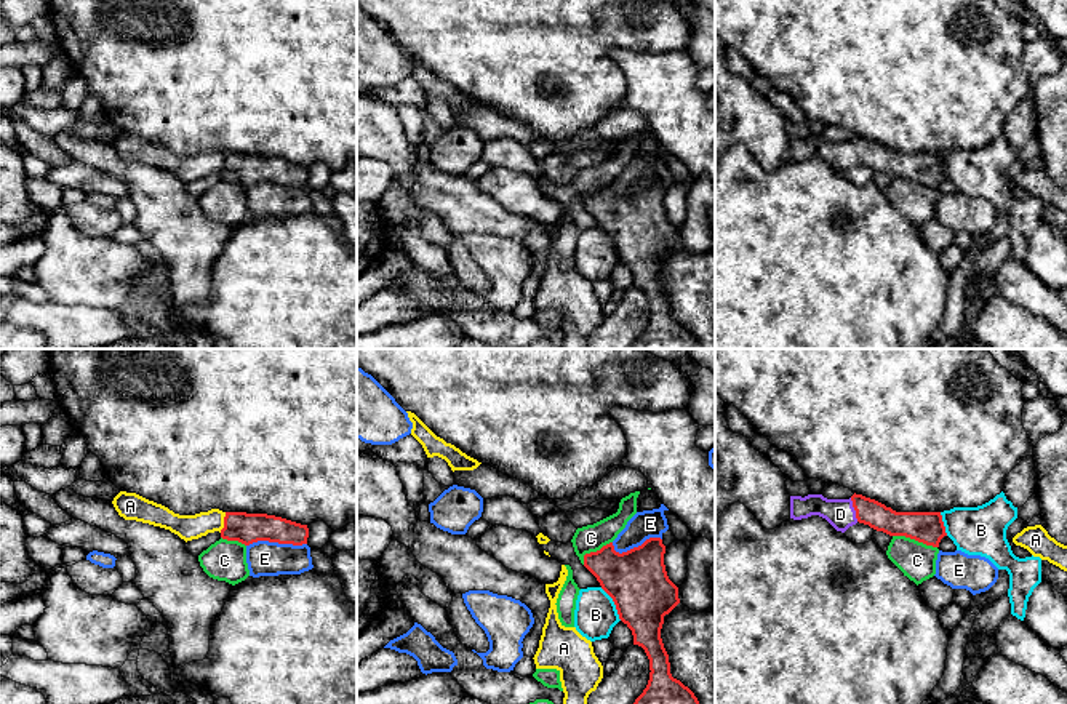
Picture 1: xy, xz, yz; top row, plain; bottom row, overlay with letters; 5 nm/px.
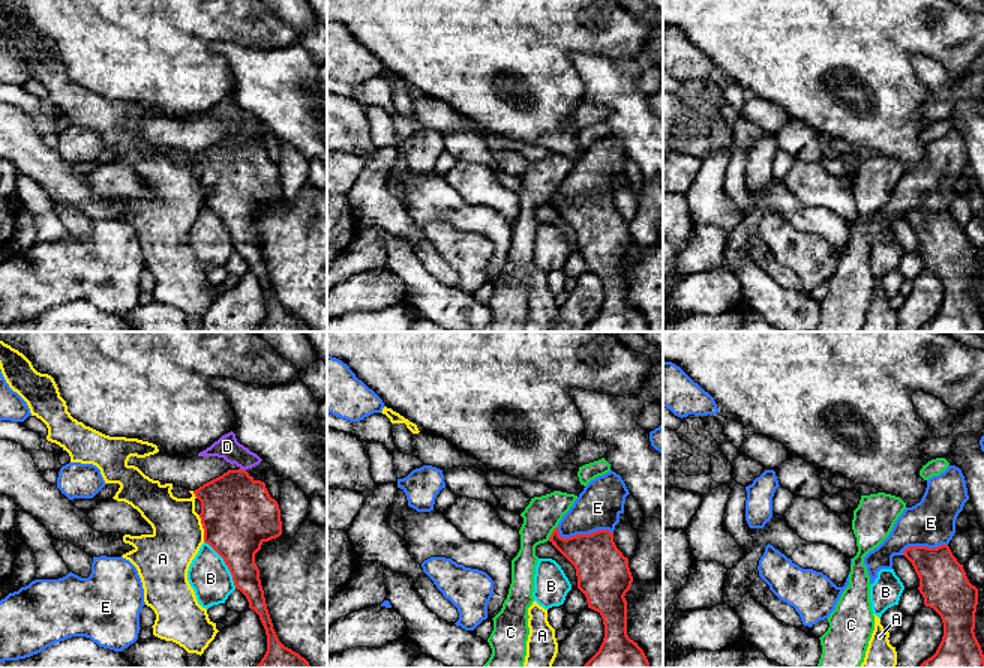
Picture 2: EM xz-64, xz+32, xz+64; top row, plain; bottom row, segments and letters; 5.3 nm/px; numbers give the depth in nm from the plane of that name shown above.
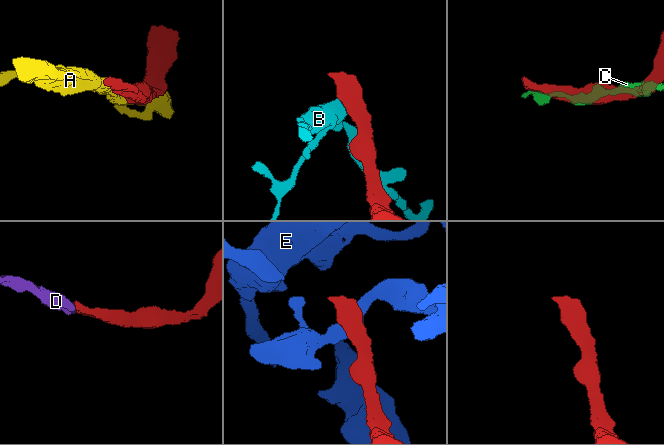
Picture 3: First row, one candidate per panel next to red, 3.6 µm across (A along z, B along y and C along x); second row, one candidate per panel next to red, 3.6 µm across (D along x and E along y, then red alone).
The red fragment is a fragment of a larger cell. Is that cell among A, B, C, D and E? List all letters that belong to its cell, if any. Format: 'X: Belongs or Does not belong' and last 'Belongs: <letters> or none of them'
A: Does not belong
B: Does not belong
C: Does not belong
D: Belongs
E: Does not belong
Belongs: D

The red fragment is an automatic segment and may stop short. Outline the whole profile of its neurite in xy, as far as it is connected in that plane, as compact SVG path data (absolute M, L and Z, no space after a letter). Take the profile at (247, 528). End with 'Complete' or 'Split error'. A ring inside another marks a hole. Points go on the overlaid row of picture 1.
M226 512L221 538L250 546L258 541L302 546L309 528L267 514Z. Complete

